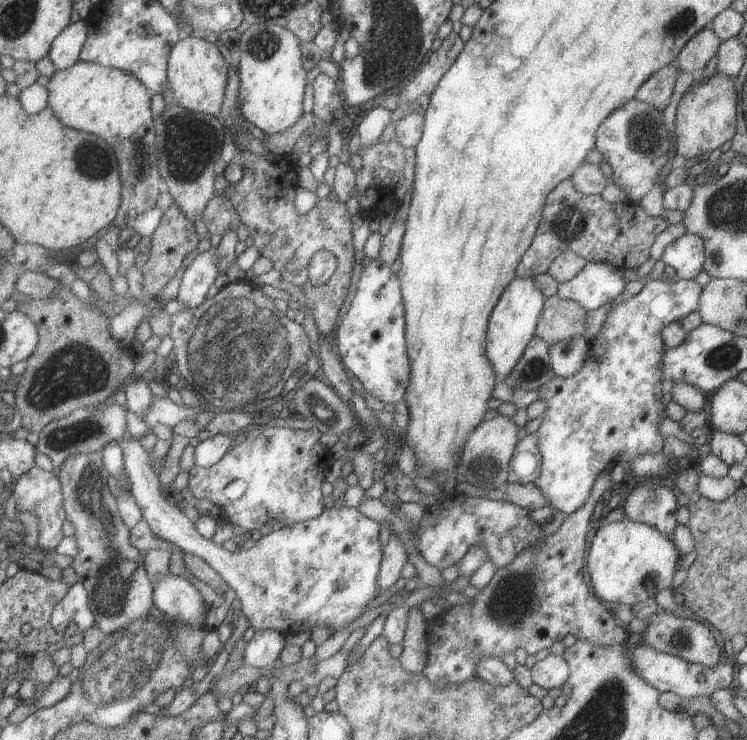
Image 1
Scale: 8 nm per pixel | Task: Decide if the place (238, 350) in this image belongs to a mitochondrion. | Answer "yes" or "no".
yes

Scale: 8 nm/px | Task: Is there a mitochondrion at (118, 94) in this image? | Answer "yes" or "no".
no

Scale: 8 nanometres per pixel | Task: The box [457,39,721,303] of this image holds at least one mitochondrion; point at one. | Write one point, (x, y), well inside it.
(644, 135)

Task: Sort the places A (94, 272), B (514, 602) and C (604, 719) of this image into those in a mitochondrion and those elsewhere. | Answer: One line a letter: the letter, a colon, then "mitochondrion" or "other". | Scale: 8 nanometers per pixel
A: other
B: mitochondrion
C: mitochondrion

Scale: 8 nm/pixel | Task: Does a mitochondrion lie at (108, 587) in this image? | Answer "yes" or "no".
yes

